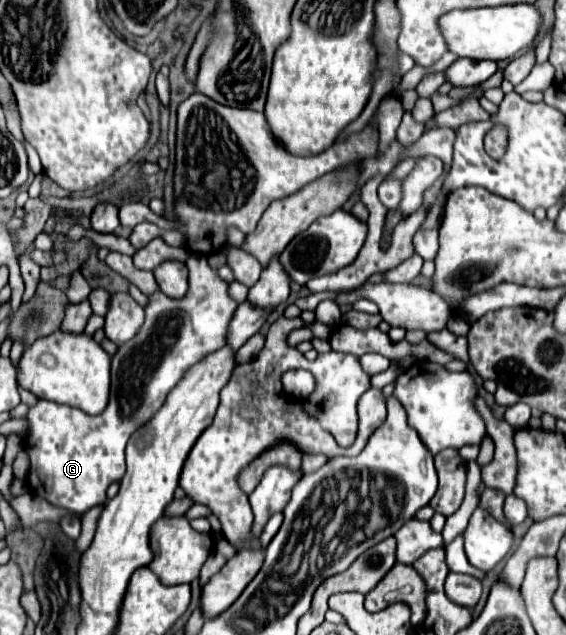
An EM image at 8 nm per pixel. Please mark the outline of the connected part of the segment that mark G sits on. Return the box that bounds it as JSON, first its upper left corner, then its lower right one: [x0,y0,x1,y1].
[23,253,237,513]

